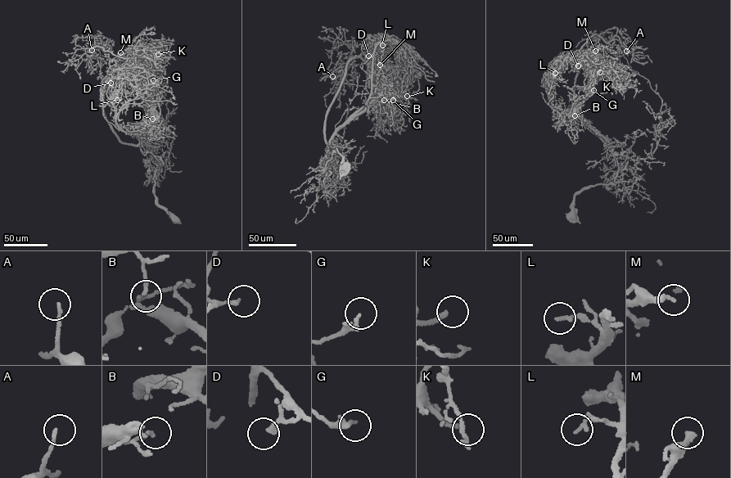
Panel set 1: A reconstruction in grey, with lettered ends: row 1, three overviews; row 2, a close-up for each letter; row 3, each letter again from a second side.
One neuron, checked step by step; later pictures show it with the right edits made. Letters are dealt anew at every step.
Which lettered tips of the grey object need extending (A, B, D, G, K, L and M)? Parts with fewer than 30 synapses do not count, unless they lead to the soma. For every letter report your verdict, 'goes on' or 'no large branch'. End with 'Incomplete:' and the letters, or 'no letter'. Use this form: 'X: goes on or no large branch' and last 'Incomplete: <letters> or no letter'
A: no large branch
B: no large branch
D: no large branch
G: no large branch
K: goes on
L: no large branch
M: goes on
Incomplete: K, M

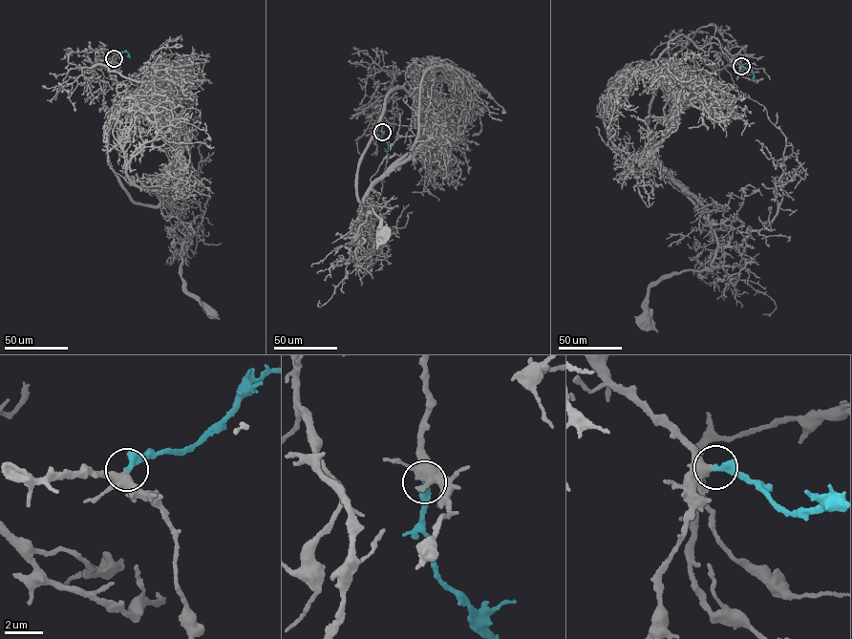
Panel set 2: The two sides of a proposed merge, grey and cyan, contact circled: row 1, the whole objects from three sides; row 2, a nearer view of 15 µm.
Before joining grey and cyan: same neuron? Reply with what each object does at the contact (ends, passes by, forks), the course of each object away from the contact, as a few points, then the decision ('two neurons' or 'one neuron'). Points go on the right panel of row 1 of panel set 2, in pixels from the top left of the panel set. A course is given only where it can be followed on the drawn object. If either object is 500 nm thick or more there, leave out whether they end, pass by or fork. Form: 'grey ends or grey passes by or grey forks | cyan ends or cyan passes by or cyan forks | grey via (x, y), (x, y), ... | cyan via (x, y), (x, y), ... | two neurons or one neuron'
grey passes by | cyan ends | grey via (741, 66), (702, 48), (700, 99), (656, 150), (717, 246), (714, 267), (650, 287), (643, 322) | cyan via (741, 66), (752, 70), (752, 78) | one neuron

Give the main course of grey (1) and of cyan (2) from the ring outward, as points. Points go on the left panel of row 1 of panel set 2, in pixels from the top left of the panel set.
1: (114, 58), (95, 58), (109, 112), (172, 131), (174, 162), (157, 194), (190, 234), (180, 266), (211, 314)
2: (114, 58), (125, 51), (130, 57)

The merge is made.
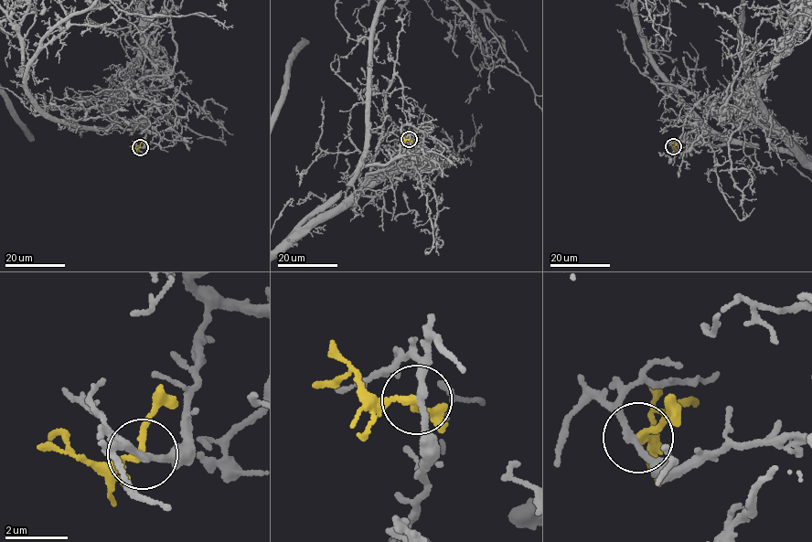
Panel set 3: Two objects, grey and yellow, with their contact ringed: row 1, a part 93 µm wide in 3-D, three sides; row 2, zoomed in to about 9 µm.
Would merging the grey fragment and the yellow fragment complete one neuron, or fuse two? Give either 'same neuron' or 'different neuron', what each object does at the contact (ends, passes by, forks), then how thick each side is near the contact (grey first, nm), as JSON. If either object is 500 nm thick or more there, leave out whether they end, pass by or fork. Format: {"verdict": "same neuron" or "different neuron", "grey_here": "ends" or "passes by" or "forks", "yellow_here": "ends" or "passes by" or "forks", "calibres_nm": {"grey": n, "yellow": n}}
{"verdict": "different neuron", "grey_here": "passes by", "yellow_here": "passes by", "calibres_nm": {"grey": 200, "yellow": 190}}

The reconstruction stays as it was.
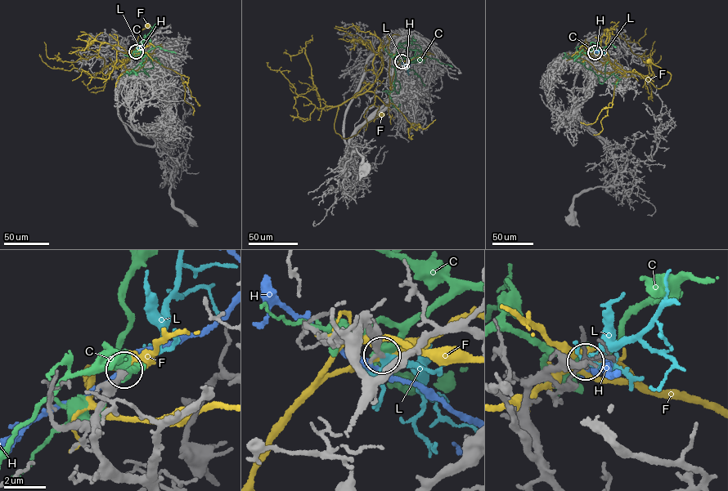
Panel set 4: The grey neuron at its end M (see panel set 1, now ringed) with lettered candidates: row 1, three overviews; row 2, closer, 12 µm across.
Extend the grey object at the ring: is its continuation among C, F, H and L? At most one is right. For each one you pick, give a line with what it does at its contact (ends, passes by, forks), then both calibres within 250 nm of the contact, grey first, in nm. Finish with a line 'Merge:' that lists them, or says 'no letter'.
L: it passes by; calibres 320 and 280 nm
Merge: L

